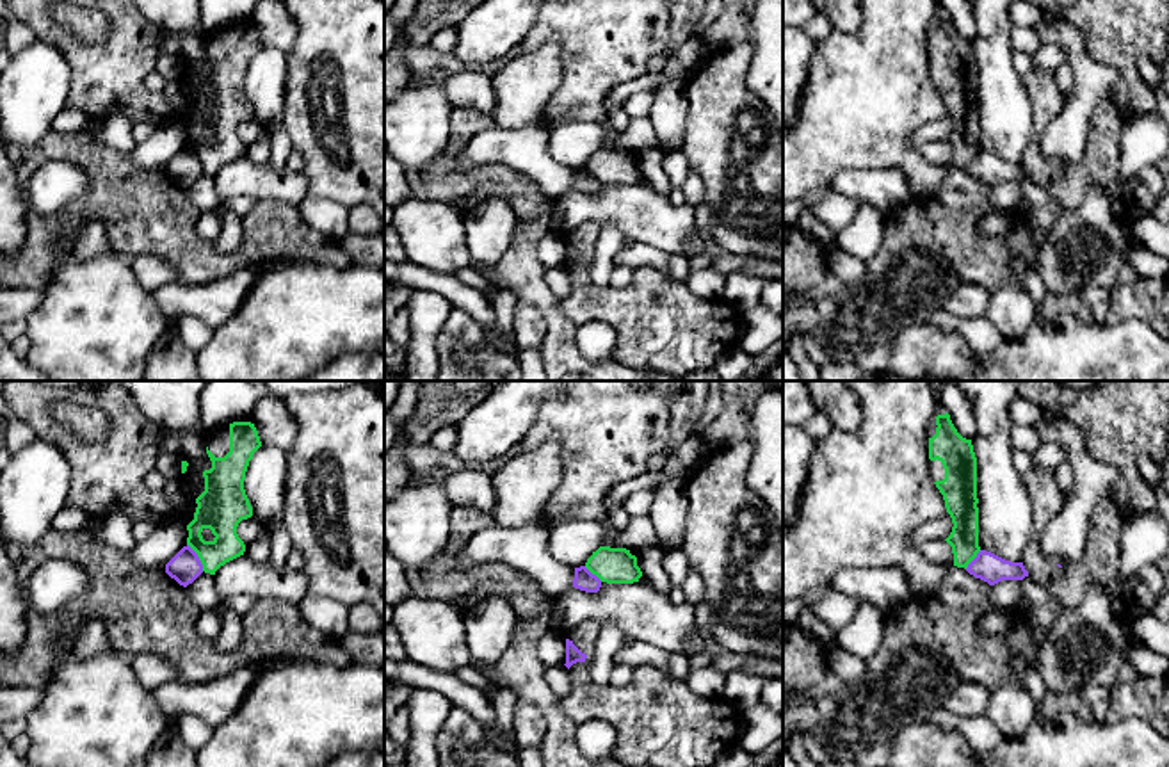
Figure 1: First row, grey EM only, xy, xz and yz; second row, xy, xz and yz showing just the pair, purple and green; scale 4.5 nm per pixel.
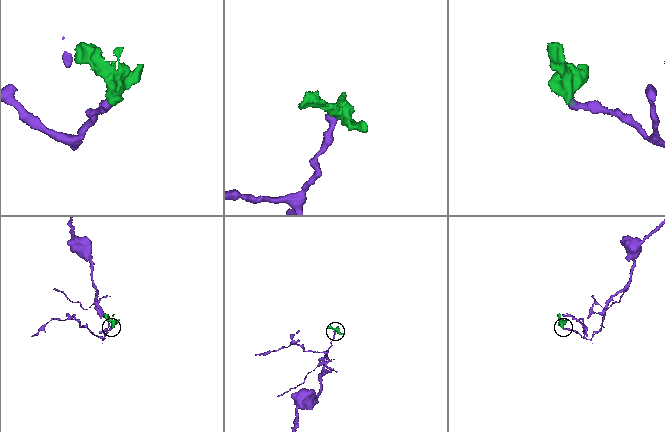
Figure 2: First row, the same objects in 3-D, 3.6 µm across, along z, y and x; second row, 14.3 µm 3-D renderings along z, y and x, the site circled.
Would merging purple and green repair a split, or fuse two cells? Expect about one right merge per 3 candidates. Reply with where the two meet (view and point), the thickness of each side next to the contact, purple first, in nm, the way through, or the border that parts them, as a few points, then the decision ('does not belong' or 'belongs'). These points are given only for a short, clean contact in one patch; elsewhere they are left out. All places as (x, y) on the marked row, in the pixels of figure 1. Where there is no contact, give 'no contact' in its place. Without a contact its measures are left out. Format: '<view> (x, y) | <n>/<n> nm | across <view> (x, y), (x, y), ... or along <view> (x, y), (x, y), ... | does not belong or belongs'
xy (198, 557) | 140/220 nm | along xy (187, 543), (203, 570) | does not belong

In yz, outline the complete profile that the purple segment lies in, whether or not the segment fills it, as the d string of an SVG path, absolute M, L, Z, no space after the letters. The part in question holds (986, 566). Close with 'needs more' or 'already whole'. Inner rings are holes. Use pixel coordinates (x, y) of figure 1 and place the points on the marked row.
M980 550L977 557L968 564L966 571L975 578L995 585L1002 580L1023 580L1028 577L1023 562L1005 561L991 552Z; already whole

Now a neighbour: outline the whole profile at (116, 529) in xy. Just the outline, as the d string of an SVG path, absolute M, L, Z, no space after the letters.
M114 511L100 520L91 520L87 529L101 543L116 550L126 552L137 545L133 536L133 520L121 511Z

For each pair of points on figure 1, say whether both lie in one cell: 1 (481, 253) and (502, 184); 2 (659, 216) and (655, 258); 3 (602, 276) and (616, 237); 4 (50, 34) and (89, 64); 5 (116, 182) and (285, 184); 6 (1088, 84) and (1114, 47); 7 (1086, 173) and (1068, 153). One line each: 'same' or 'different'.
1: different
2: different
3: same
4: same
5: different
6: different
7: different

